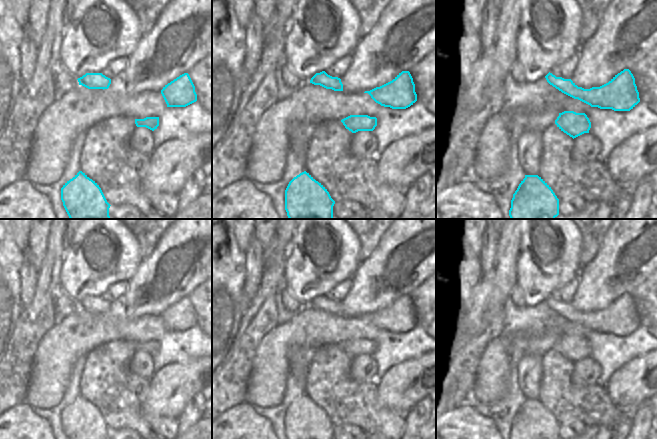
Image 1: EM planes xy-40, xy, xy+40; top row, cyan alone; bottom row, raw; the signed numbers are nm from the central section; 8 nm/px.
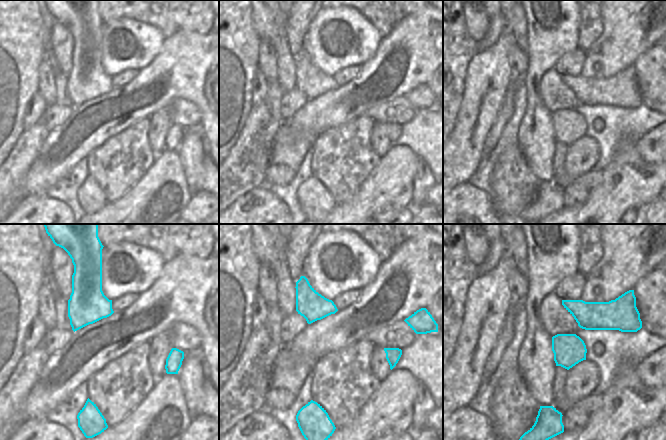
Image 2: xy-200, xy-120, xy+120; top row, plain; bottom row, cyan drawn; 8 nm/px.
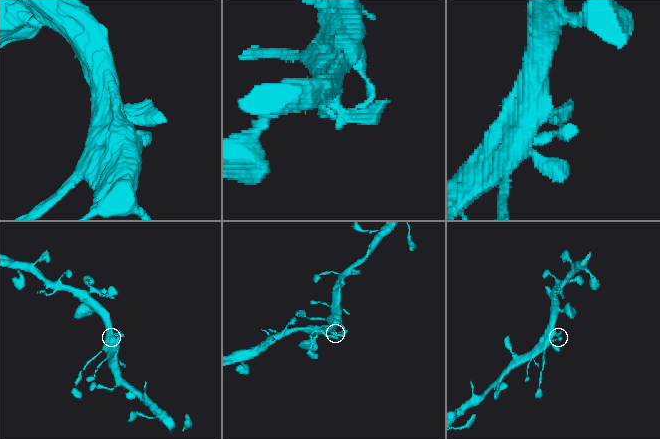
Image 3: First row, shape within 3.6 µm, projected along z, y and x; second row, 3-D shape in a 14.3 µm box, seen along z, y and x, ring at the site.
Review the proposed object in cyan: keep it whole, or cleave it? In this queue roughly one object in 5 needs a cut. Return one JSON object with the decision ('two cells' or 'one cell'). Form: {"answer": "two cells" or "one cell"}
{"answer": "one cell"}

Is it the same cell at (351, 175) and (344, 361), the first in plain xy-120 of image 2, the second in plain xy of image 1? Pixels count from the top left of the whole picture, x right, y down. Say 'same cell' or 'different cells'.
same cell

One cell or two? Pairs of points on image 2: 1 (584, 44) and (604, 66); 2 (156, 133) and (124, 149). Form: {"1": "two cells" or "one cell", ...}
{"1": "two cells", "2": "two cells"}

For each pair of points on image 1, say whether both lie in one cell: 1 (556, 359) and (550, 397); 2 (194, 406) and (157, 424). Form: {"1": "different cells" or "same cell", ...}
{"1": "same cell", "2": "different cells"}

